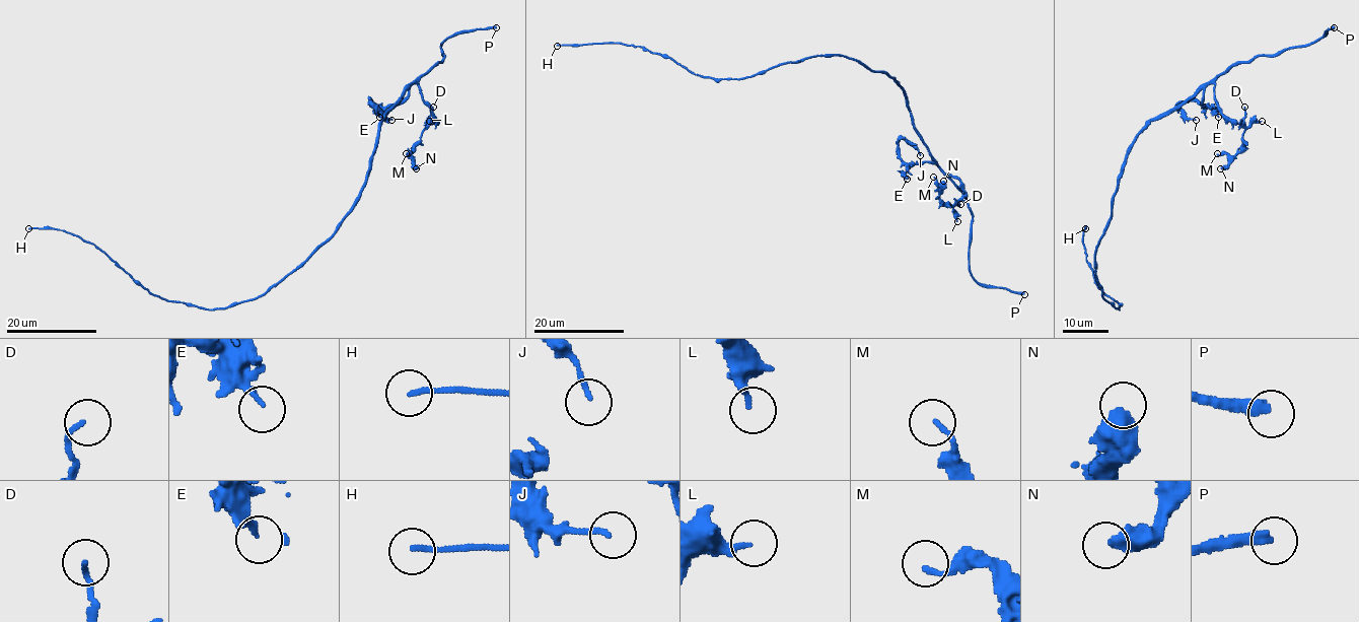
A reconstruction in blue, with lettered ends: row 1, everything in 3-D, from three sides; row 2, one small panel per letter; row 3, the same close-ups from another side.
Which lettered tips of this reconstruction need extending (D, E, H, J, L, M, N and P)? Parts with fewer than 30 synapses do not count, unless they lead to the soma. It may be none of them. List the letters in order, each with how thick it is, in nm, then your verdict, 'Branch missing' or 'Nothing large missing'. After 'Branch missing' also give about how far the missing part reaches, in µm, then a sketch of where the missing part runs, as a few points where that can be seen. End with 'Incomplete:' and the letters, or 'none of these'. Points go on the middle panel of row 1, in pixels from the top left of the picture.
D: Thickness 140 nm. Nothing large missing
E: Thickness 200 nm. Nothing large missing
H: Thickness 160 nm. Nothing large missing
J: Thickness 140 nm. Nothing large missing
L: Thickness 240 nm. Nothing large missing
M: Thickness 130 nm. Nothing large missing
N: Thickness 550 nm. Nothing large missing
P: Thickness 400 nm. Branch missing. Missing length about 80 µm
Incomplete: P

